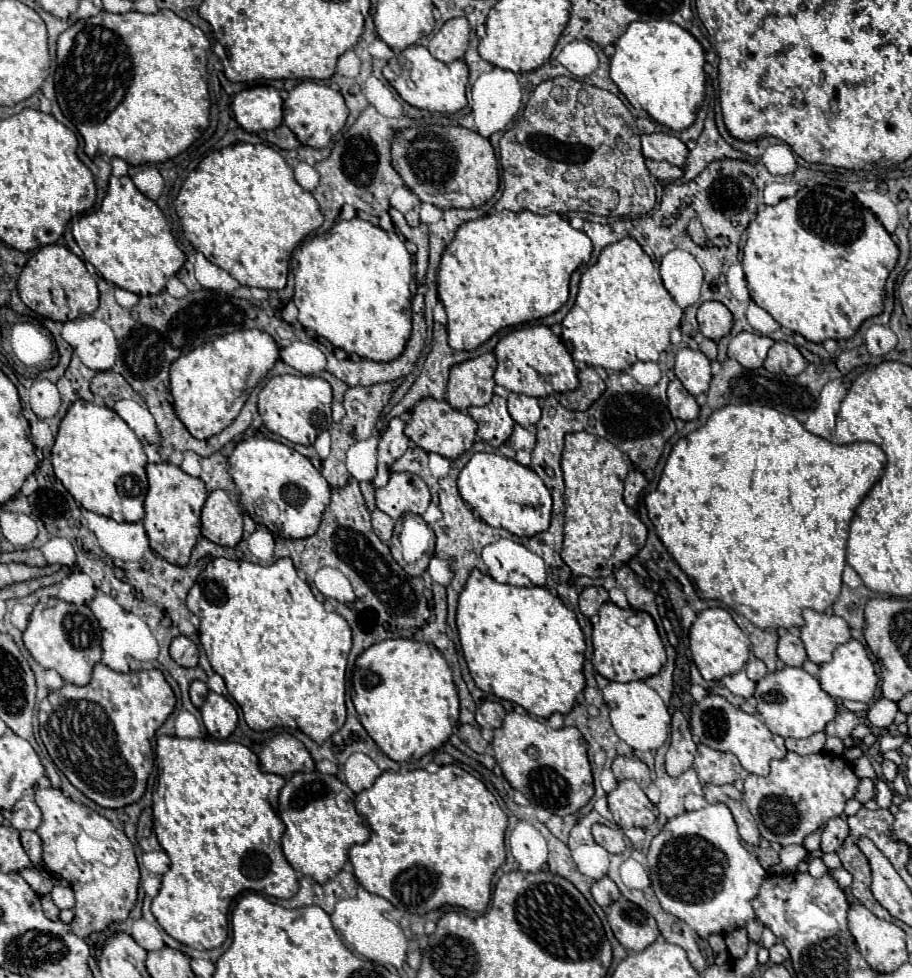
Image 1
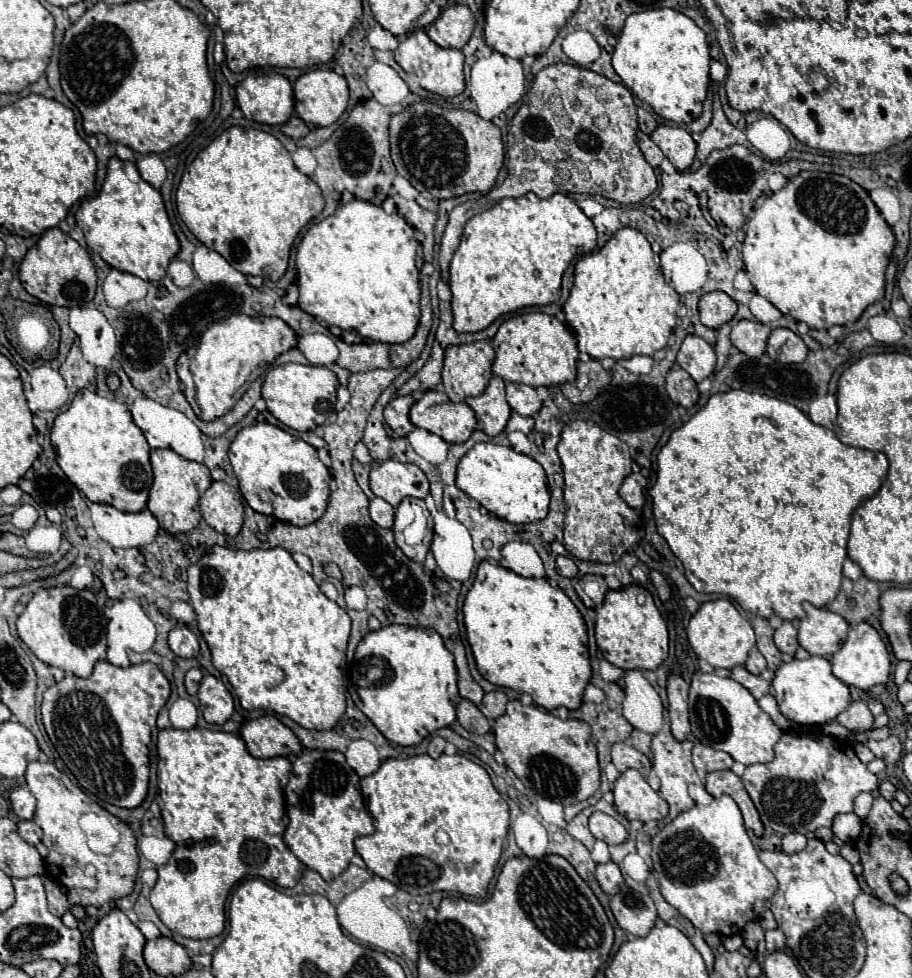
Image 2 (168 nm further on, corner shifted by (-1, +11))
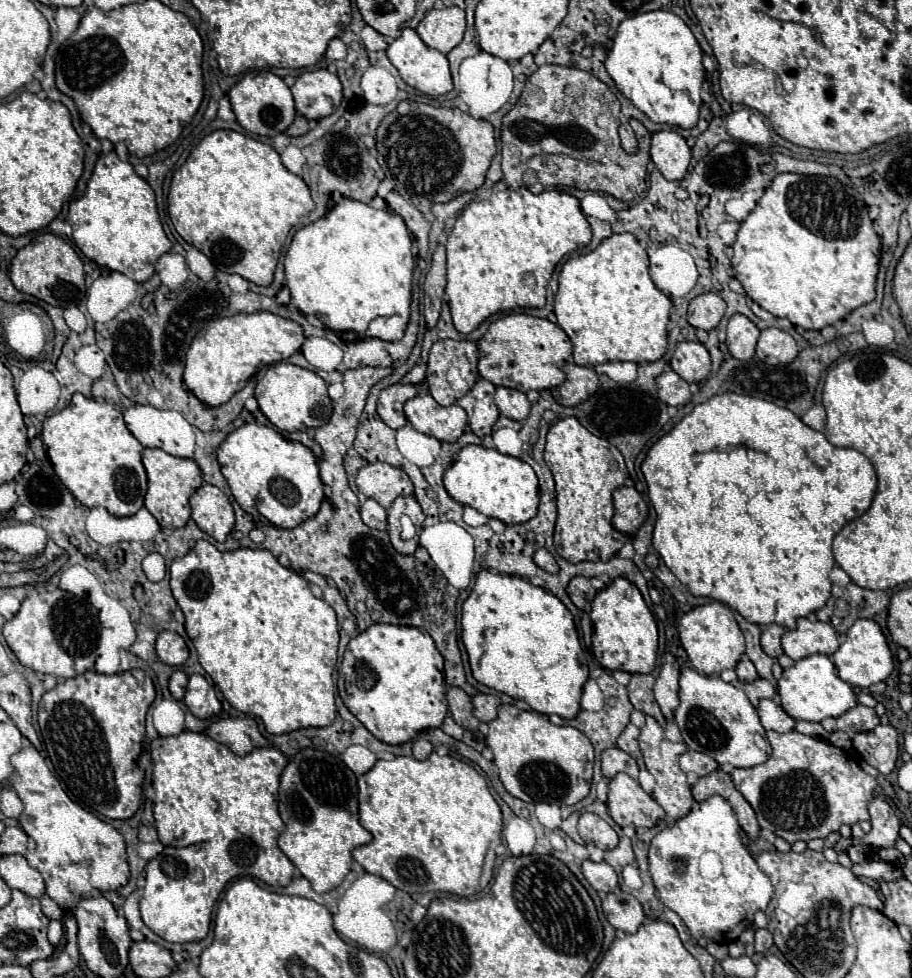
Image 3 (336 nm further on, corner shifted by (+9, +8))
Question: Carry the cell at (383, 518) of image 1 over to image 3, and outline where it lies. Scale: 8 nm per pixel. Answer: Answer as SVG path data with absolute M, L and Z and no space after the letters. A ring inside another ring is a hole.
M367 499L361 505L361 519L371 529L381 529L381 531L387 529L387 511L373 499Z

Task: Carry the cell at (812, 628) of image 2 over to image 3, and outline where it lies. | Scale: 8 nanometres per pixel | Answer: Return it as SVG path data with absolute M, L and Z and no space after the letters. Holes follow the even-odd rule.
M799 619L797 627L793 631L787 631L781 639L781 647L785 655L789 655L793 661L799 661L813 653L833 655L839 647L839 637L829 623Z

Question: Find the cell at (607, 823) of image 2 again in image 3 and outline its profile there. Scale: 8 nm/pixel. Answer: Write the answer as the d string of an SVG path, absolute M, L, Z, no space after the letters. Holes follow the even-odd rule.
M583 813L579 817L579 835L585 841L585 845L593 845L603 851L615 849L619 843L619 837L613 831L613 827L595 813Z

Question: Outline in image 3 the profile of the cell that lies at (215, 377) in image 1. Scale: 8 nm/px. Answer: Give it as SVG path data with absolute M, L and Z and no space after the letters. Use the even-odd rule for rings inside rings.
M269 311L235 313L231 317L211 321L197 333L187 353L183 377L185 385L197 399L219 407L247 385L247 381L257 373L259 365L271 365L289 359L293 353L301 351L303 341L305 335L299 323Z

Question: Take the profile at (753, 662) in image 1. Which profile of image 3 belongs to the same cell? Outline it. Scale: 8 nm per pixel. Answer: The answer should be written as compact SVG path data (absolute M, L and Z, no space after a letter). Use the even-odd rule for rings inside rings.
M743 655L743 657L741 657L741 661L737 663L735 671L737 671L737 677L739 677L739 681L741 681L741 683L751 683L751 681L755 681L755 679L759 677L759 675L757 675L755 665L749 661L749 657L747 657L747 655Z

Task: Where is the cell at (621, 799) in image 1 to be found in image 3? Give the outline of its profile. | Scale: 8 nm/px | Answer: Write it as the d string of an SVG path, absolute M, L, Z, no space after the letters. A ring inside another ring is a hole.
M617 773L617 777L609 781L607 807L619 827L653 827L665 819L661 805L627 773Z

